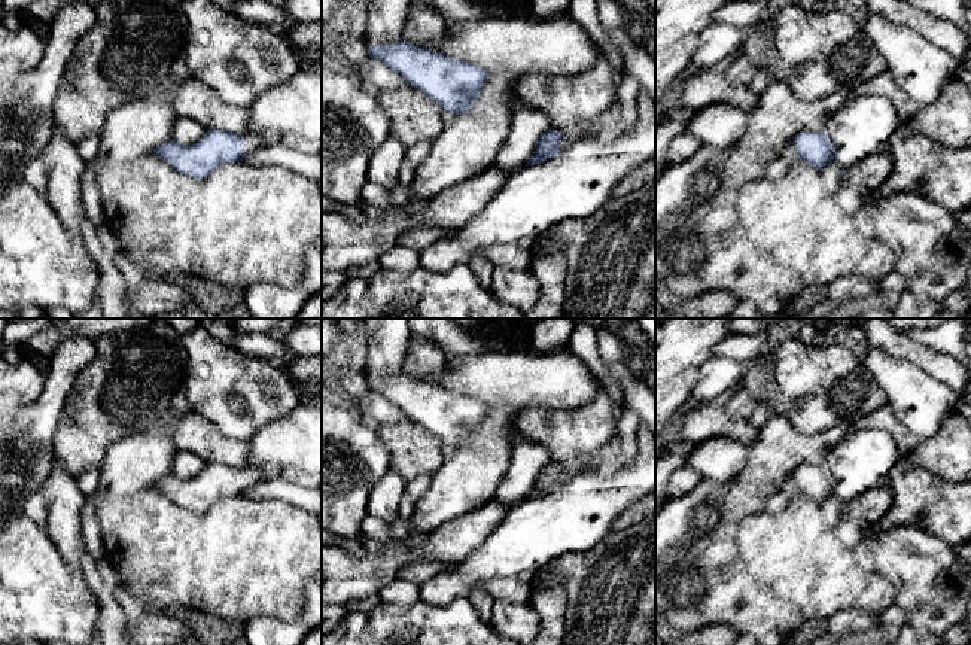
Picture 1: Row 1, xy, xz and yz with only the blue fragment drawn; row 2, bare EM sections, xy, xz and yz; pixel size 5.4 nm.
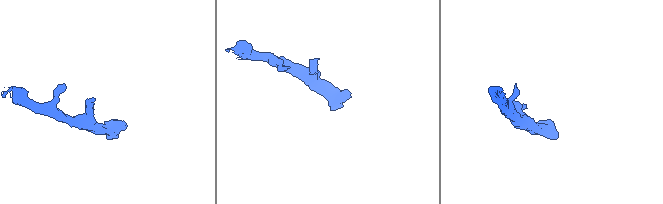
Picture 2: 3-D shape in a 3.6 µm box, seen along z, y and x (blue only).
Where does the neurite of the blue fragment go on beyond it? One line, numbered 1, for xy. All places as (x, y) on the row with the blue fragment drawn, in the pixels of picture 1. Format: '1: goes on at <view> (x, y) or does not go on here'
1: goes on at xy (252, 142)

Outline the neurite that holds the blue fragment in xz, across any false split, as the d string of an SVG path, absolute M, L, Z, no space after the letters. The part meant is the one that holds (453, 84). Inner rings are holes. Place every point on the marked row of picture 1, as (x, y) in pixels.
M405 40L369 45L369 58L383 61L413 86L453 115L466 113L478 97L487 72L441 52L413 46Z

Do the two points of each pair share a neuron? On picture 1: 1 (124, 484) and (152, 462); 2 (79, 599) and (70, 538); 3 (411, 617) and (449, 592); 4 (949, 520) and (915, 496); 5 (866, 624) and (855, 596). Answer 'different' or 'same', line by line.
1: same
2: different
3: different
4: same
5: different

